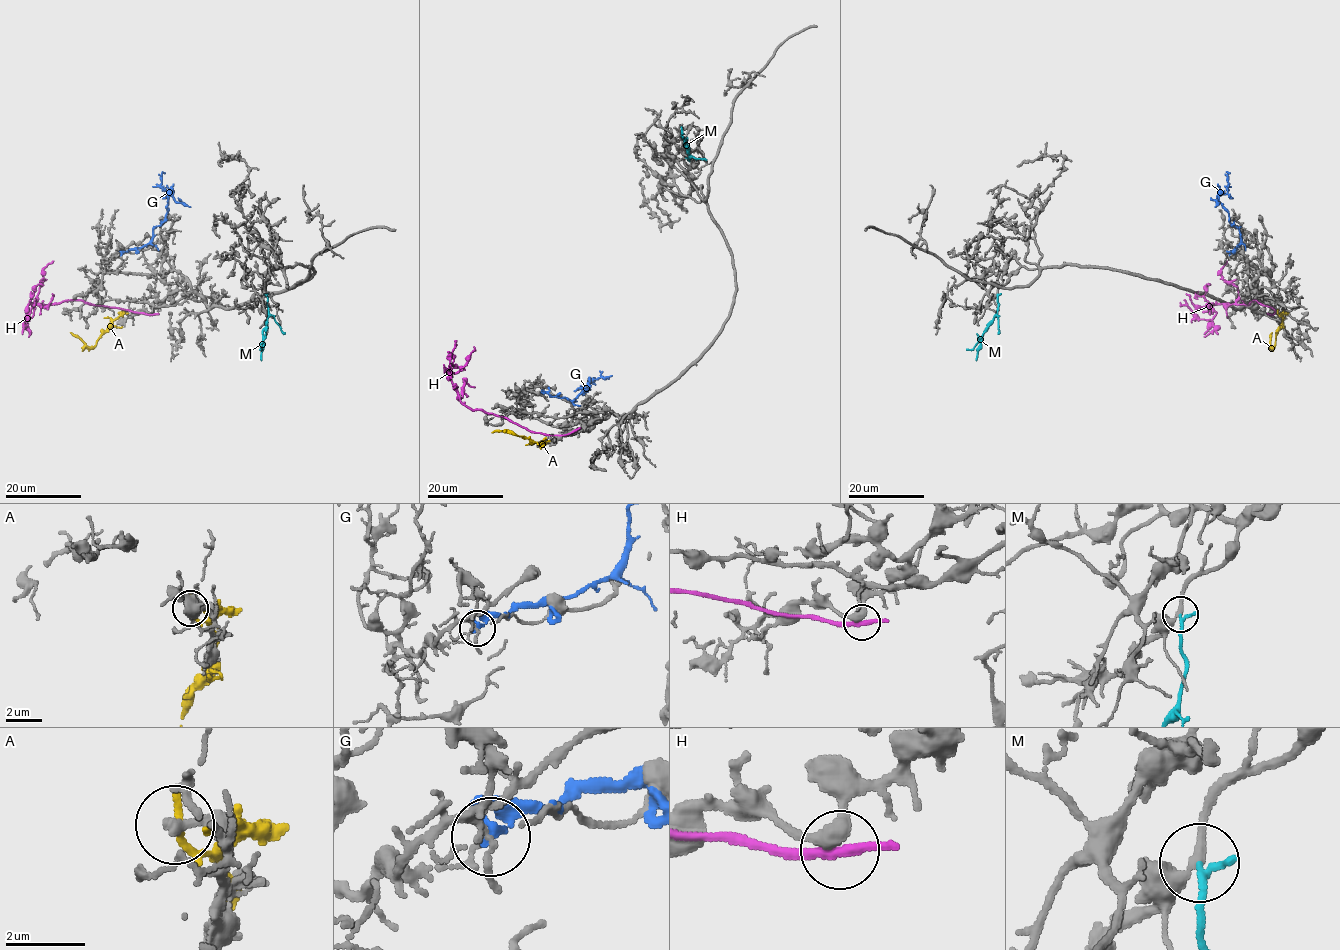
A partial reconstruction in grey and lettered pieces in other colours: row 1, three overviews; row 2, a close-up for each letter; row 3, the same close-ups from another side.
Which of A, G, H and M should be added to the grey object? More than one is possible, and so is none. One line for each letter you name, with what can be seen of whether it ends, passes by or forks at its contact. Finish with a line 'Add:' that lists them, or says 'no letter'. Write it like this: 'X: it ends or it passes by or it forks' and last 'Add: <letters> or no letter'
M: it passes by
Add: M

